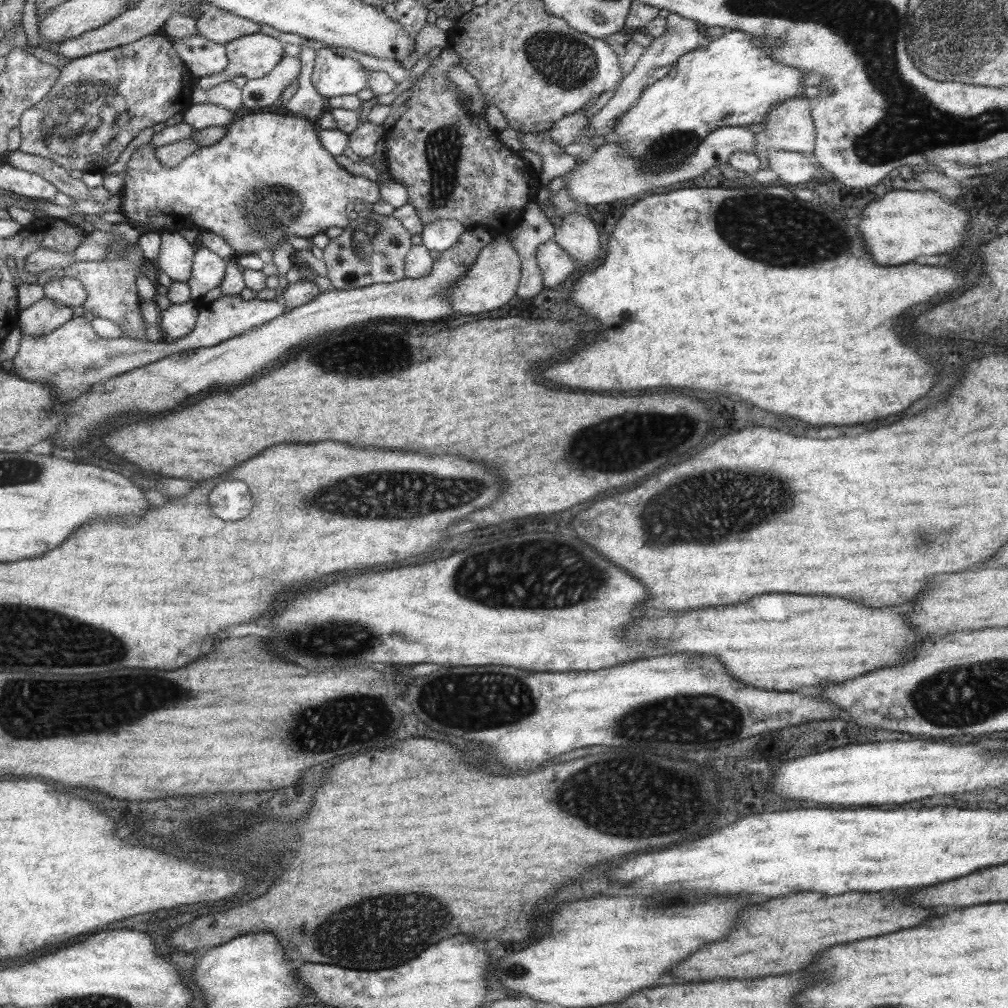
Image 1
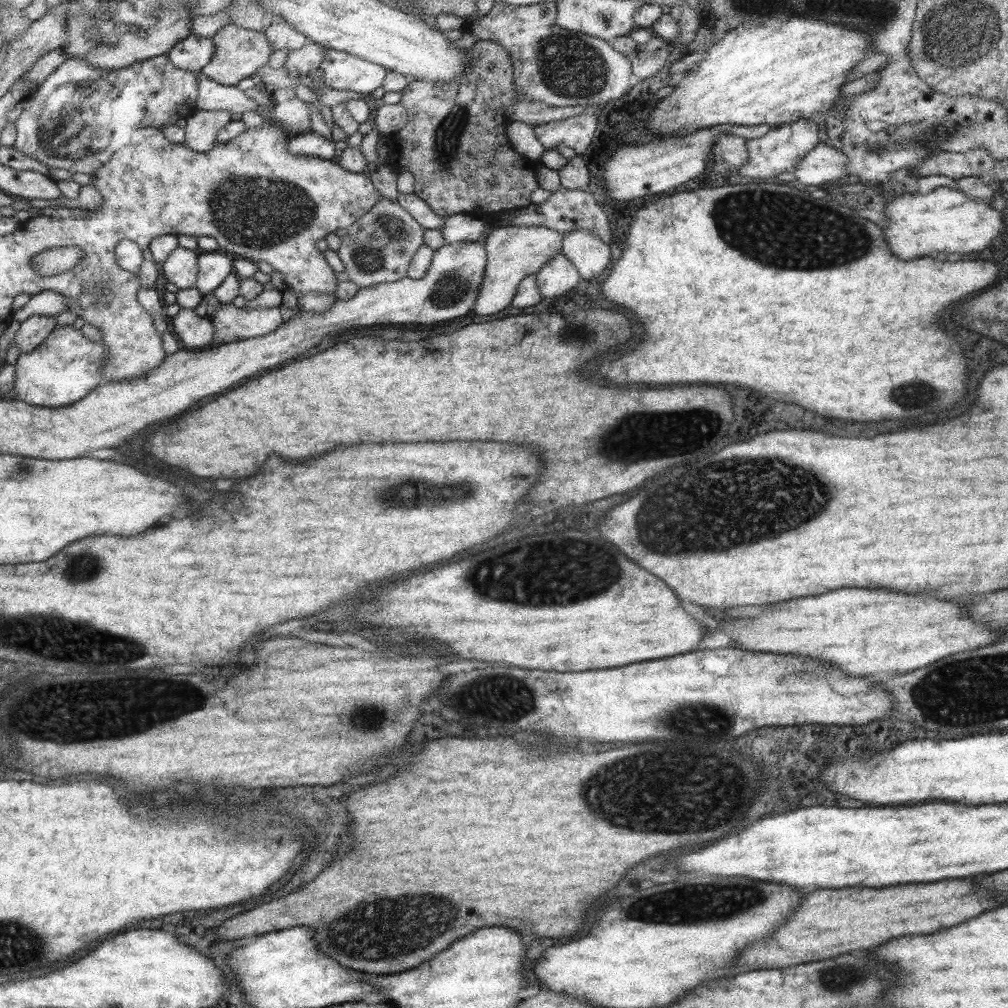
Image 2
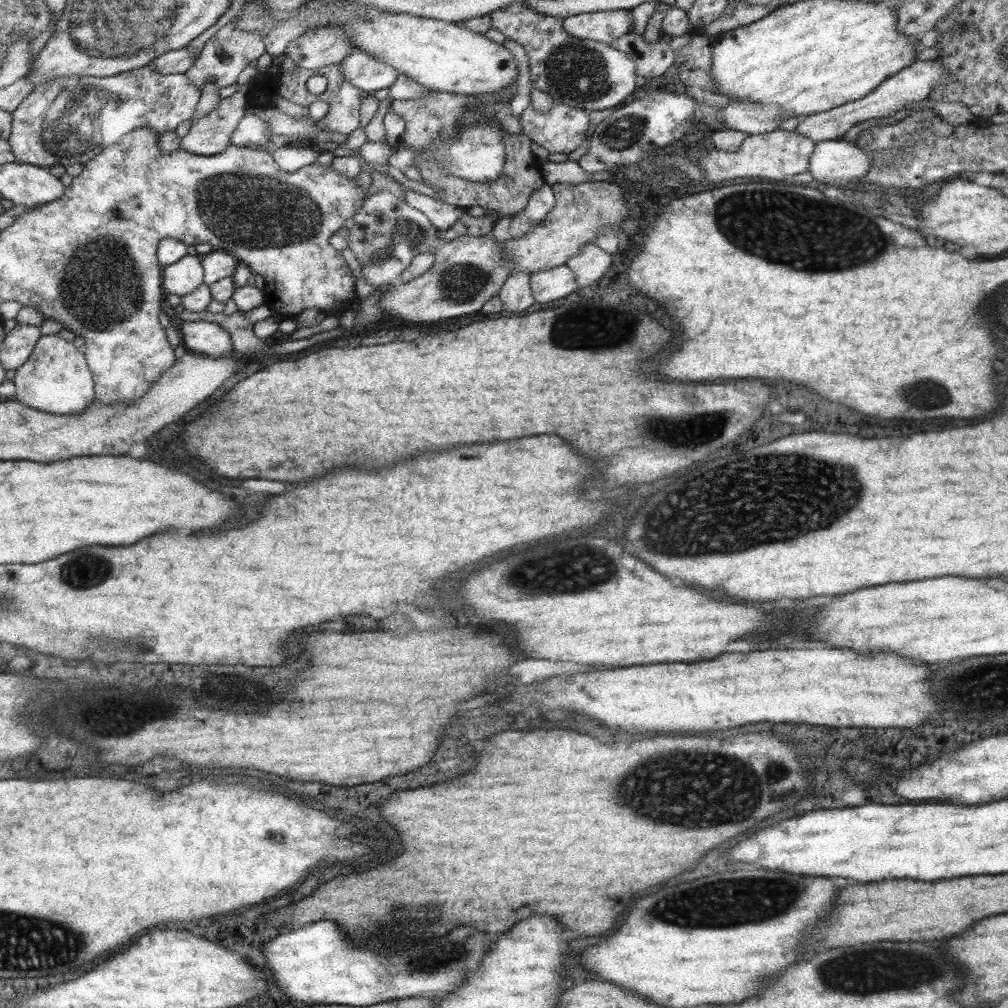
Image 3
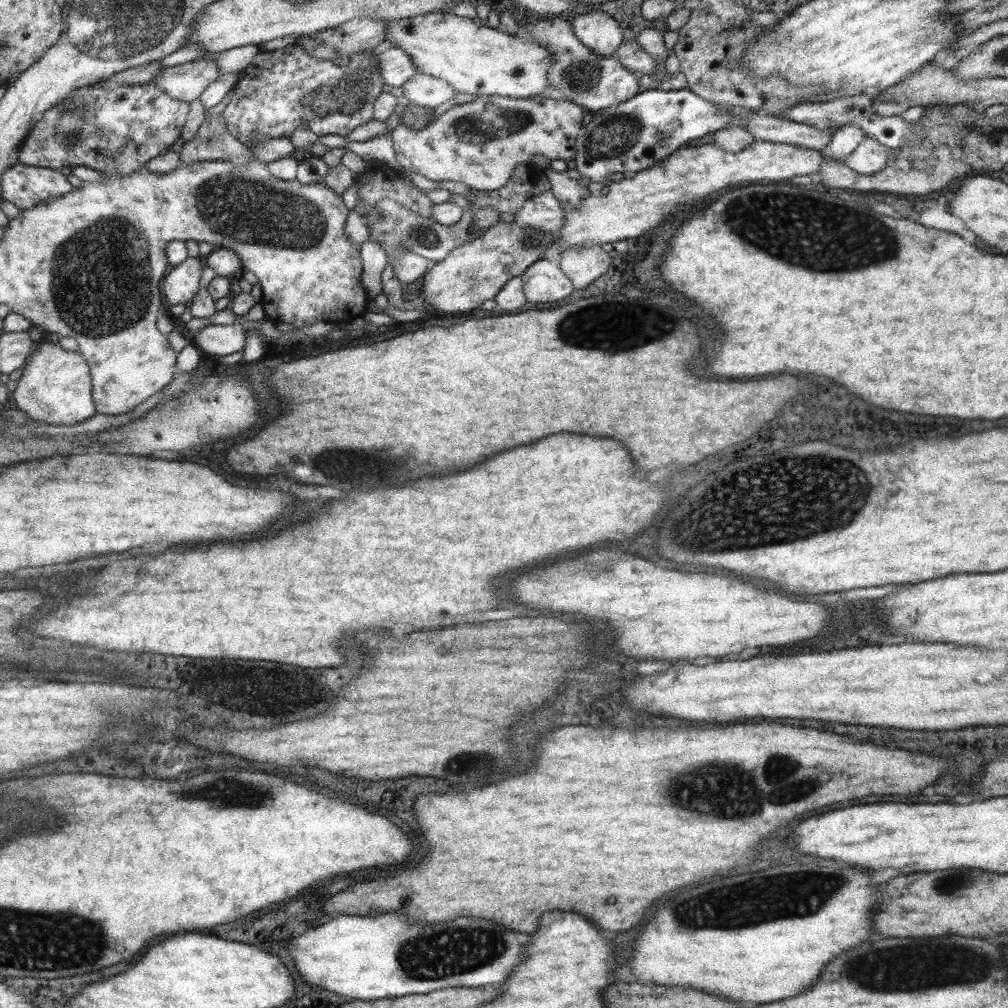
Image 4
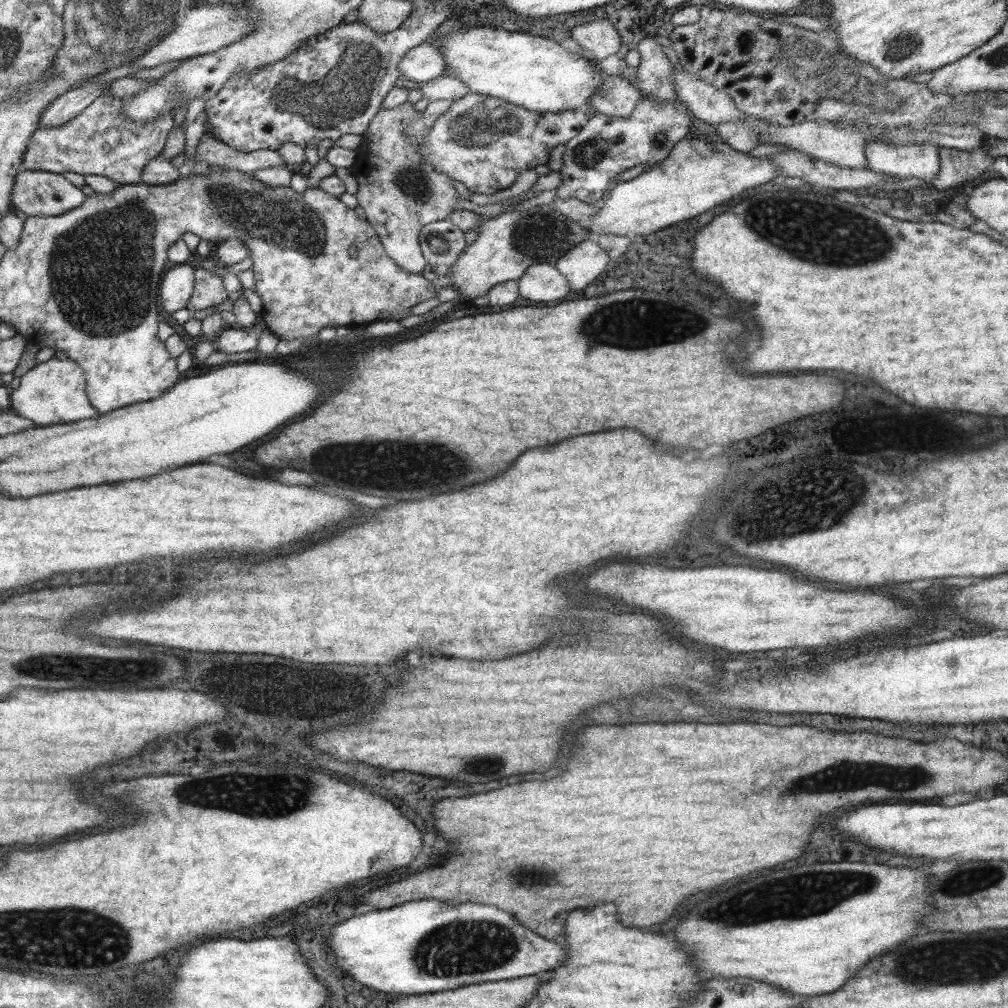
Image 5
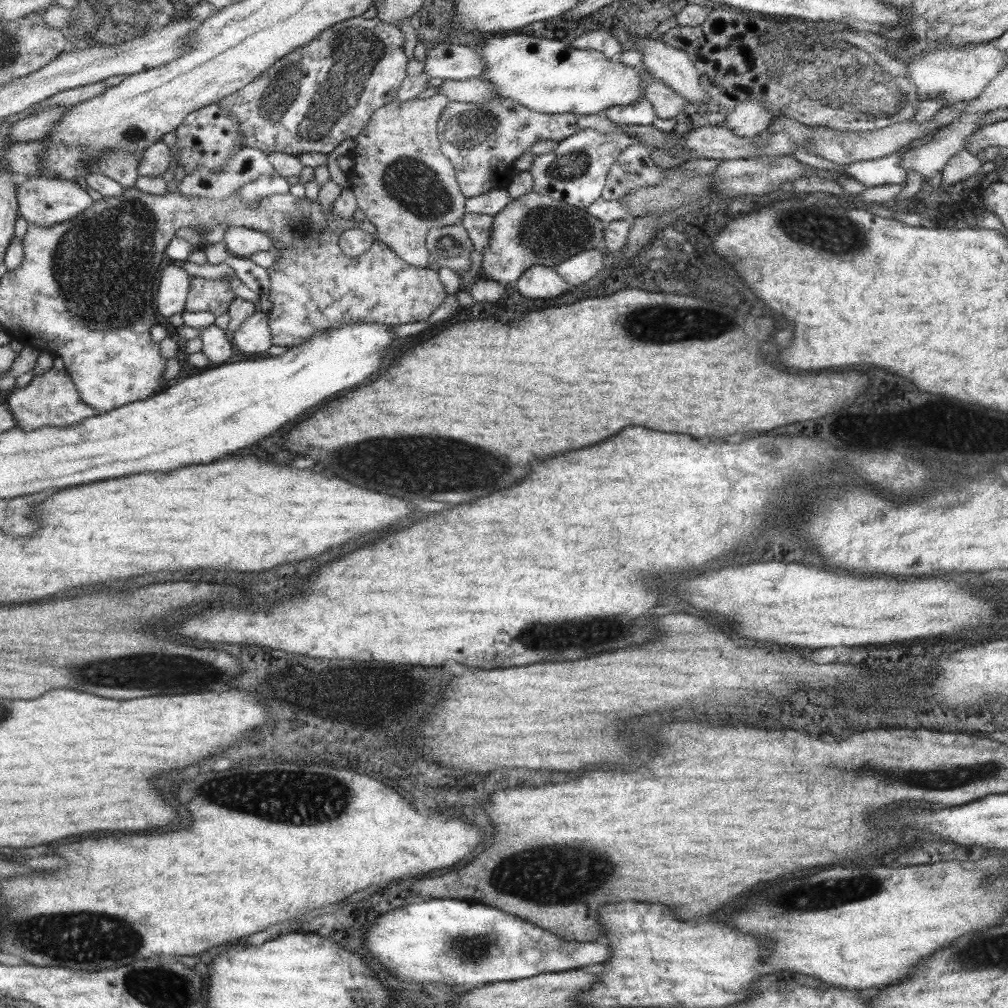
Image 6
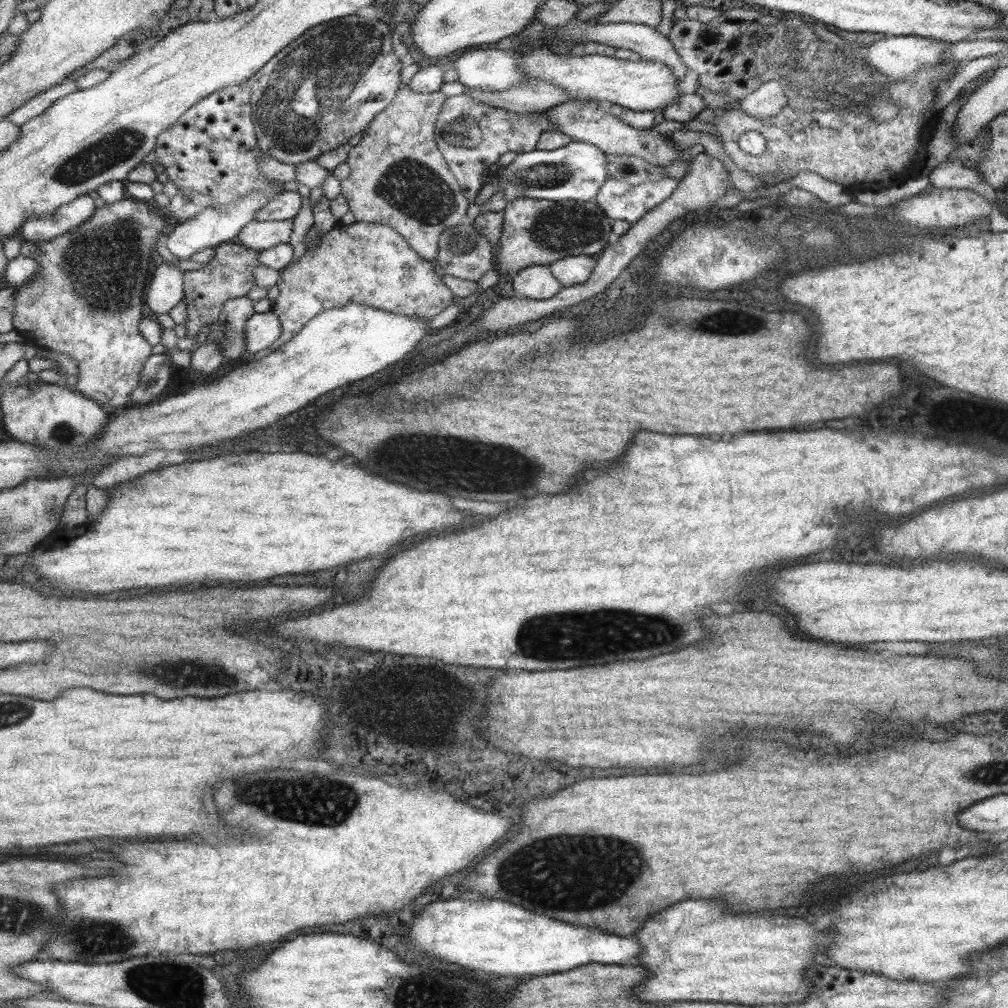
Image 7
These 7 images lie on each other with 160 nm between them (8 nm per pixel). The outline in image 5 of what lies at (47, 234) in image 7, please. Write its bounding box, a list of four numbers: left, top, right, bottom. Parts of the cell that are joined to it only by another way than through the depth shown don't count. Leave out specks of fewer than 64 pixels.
[12,170,88,216]

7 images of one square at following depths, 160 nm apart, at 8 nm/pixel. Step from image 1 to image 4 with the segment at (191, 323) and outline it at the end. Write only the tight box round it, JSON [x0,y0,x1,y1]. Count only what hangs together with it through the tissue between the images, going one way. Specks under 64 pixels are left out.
[191,321,245,356]

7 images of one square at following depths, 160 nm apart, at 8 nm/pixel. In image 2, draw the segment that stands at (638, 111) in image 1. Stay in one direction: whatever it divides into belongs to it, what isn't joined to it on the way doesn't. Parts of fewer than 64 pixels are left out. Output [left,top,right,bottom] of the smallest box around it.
[644,17,871,138]

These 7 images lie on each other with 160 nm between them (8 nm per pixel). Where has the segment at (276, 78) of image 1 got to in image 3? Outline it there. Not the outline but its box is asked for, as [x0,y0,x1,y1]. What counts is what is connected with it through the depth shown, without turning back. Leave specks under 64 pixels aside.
[285,26,355,72]

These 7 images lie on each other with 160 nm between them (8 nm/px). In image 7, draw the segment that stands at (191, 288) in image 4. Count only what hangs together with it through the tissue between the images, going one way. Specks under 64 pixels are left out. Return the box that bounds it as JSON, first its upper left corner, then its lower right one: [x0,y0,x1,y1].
[147,262,185,315]

